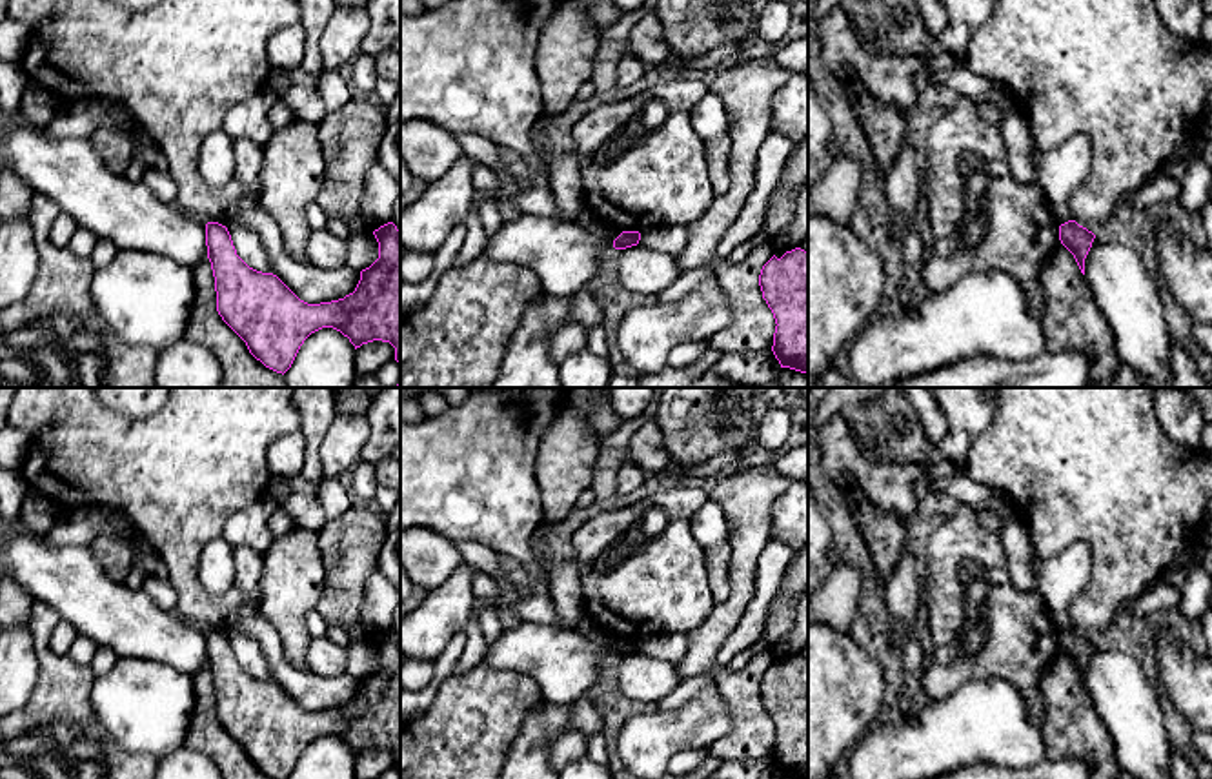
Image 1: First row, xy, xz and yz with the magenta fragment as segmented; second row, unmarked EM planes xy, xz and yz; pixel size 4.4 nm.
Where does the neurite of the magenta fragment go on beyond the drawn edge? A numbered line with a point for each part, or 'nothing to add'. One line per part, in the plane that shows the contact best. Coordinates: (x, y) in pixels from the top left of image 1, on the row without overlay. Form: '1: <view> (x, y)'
nothing to add

